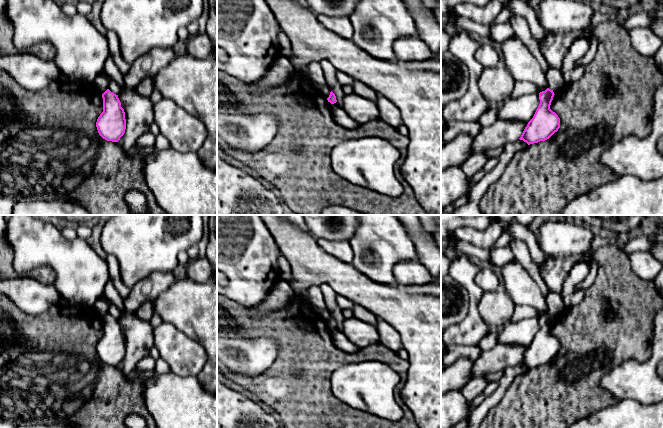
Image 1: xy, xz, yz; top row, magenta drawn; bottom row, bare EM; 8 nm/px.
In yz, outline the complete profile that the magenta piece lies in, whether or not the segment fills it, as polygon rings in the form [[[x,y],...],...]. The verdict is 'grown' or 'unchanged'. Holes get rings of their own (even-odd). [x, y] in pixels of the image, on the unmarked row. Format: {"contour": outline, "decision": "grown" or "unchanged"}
{"contour": [[[547,312],[539,317],[540,328],[525,351],[520,364],[528,369],[549,363],[560,352],[560,342],[550,333],[554,321],[553,314]]], "decision": "unchanged"}

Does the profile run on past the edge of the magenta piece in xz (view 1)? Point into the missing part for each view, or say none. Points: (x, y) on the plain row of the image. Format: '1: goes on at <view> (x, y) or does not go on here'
1: does not go on here

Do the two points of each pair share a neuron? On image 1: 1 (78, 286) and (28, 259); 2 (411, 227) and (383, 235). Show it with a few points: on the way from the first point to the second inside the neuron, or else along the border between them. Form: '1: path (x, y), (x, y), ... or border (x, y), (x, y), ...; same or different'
1: path (66, 274), (51, 259), (40, 259); same
2: border (403, 225), (415, 250); different

